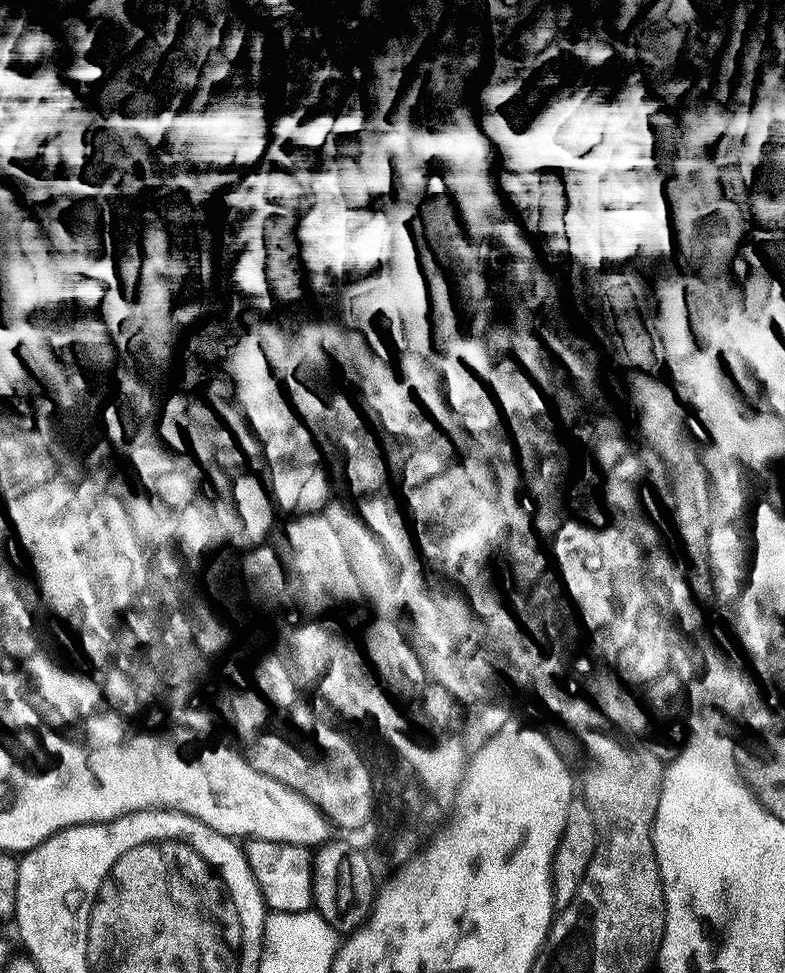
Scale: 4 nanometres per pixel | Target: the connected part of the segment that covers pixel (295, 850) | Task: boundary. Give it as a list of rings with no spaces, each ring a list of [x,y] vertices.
[[[249,839],[246,851],[250,870],[254,870],[254,878],[272,912],[297,916],[303,912],[313,911],[316,869],[313,853],[309,849],[299,848],[293,844],[275,844],[269,840]]]

